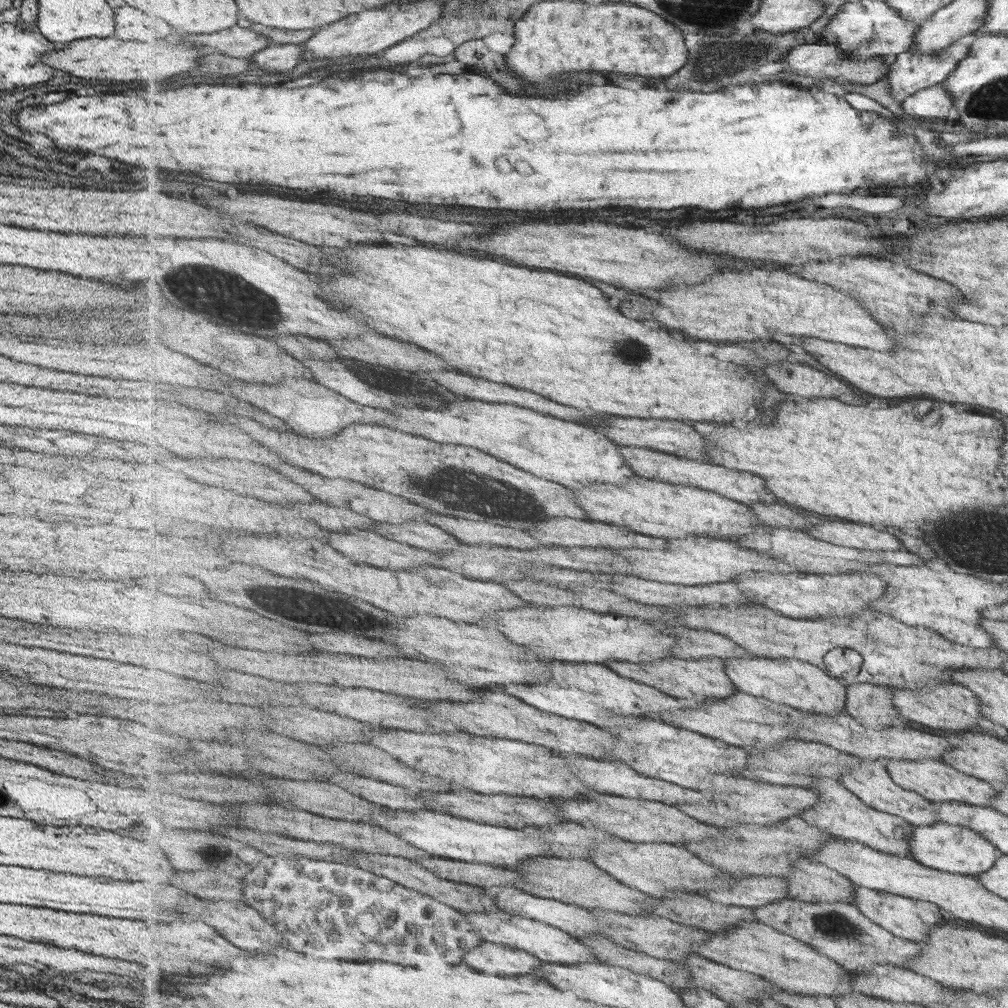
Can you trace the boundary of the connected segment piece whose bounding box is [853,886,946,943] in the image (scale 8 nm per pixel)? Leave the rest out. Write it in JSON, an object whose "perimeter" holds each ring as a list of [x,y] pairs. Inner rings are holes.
{"perimeter":[[[863,886],[856,887],[856,900],[853,904],[857,905],[873,922],[879,923],[879,926],[885,927],[901,938],[918,943],[930,938],[934,926],[946,922],[940,906],[934,902],[907,898],[905,895],[891,894]]]}

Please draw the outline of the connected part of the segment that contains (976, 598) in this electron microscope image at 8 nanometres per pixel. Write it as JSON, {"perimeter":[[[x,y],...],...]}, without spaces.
{"perimeter":[[[937,557],[929,560],[931,568],[887,564],[877,568],[869,566],[868,571],[873,571],[888,582],[888,591],[880,600],[872,602],[871,608],[891,615],[905,626],[931,628],[960,645],[987,649],[993,647],[991,633],[981,626],[981,619],[988,618],[983,614],[983,610],[992,605],[1003,604],[1001,598],[1007,598],[1007,590],[995,582],[987,582],[973,574],[965,574],[969,570],[967,568],[945,565],[945,562]]]}

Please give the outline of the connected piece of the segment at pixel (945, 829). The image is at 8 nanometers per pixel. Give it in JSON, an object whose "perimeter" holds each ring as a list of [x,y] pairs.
{"perimeter":[[[937,822],[929,826],[916,826],[910,838],[911,858],[925,866],[953,874],[977,877],[992,869],[997,859],[997,847],[979,831],[961,825]]]}

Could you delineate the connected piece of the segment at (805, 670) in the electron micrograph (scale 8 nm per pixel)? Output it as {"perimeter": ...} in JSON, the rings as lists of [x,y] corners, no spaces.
{"perimeter":[[[757,656],[723,658],[723,660],[727,674],[741,692],[791,705],[803,712],[825,715],[844,712],[847,706],[847,683],[814,664],[797,658],[773,659]]]}

